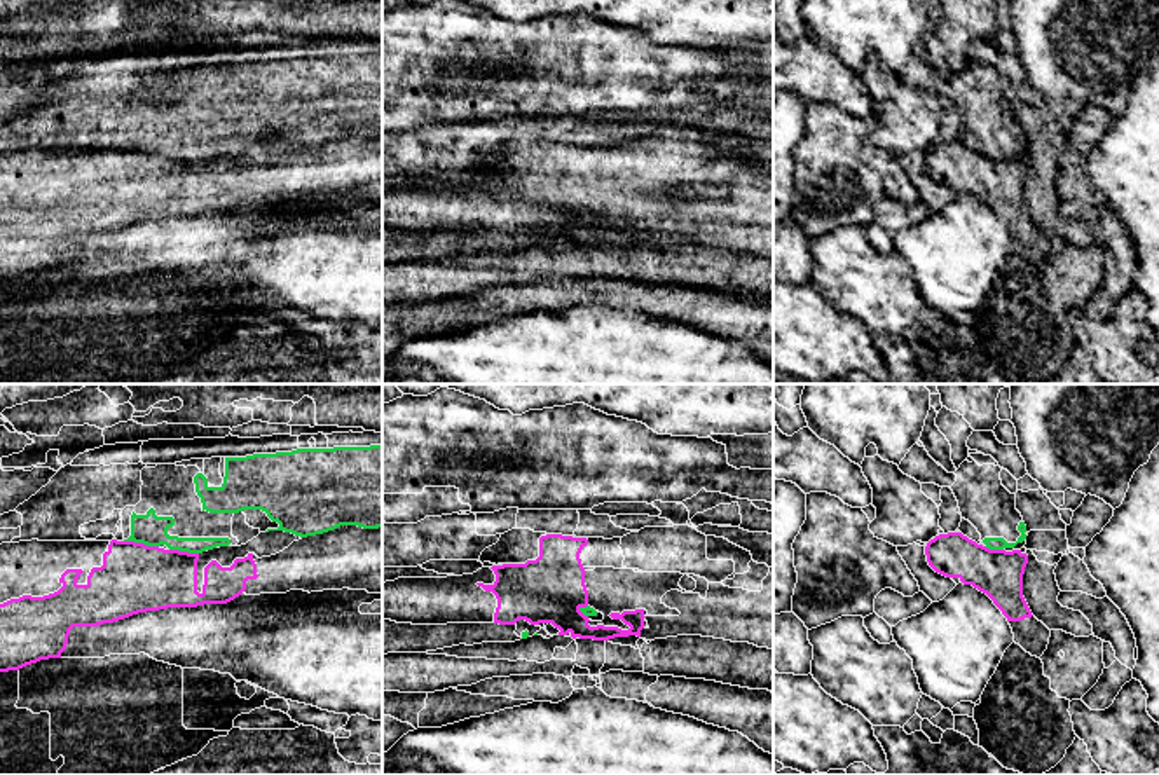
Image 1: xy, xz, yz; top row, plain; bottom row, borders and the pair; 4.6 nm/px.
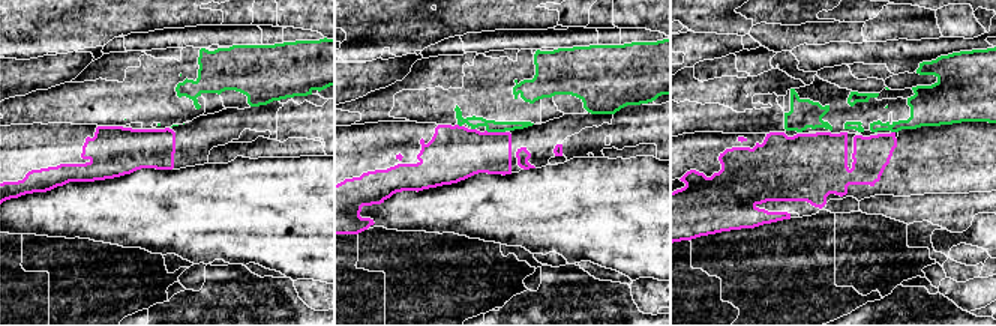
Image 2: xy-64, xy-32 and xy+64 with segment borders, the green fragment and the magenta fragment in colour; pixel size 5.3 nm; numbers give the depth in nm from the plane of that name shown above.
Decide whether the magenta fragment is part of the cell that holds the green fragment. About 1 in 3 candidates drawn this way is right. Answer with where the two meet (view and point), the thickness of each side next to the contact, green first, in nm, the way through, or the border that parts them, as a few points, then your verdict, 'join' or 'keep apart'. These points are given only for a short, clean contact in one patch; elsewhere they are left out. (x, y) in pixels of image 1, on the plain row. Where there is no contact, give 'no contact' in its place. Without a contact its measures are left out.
contact xy (142, 150); calibres 140 and 320 nm; keep apart

